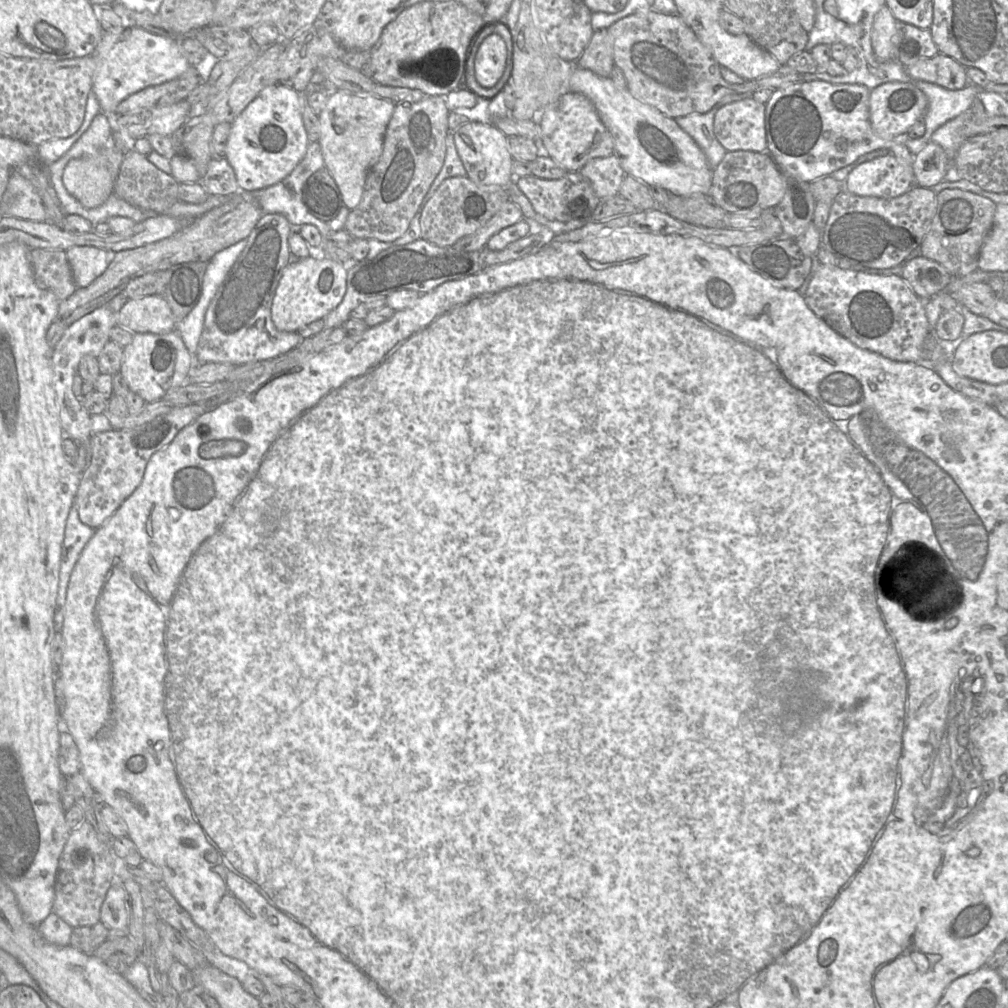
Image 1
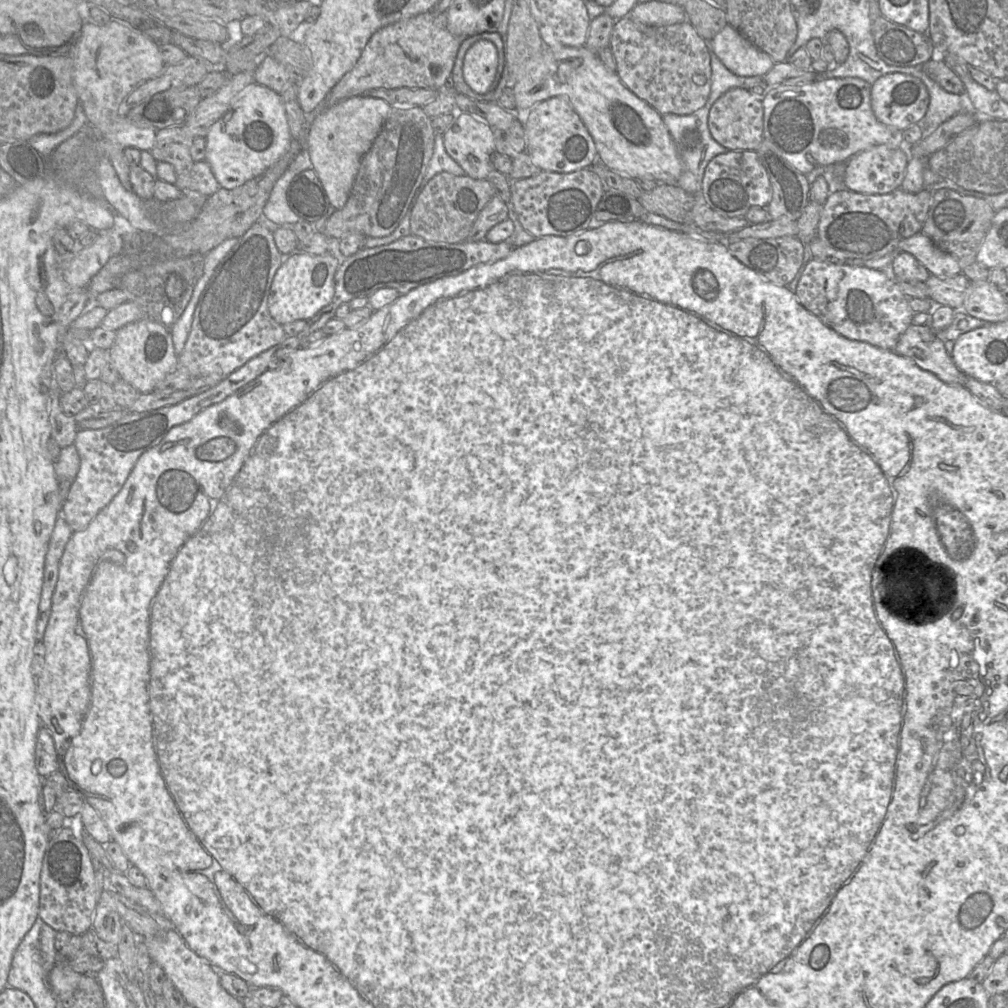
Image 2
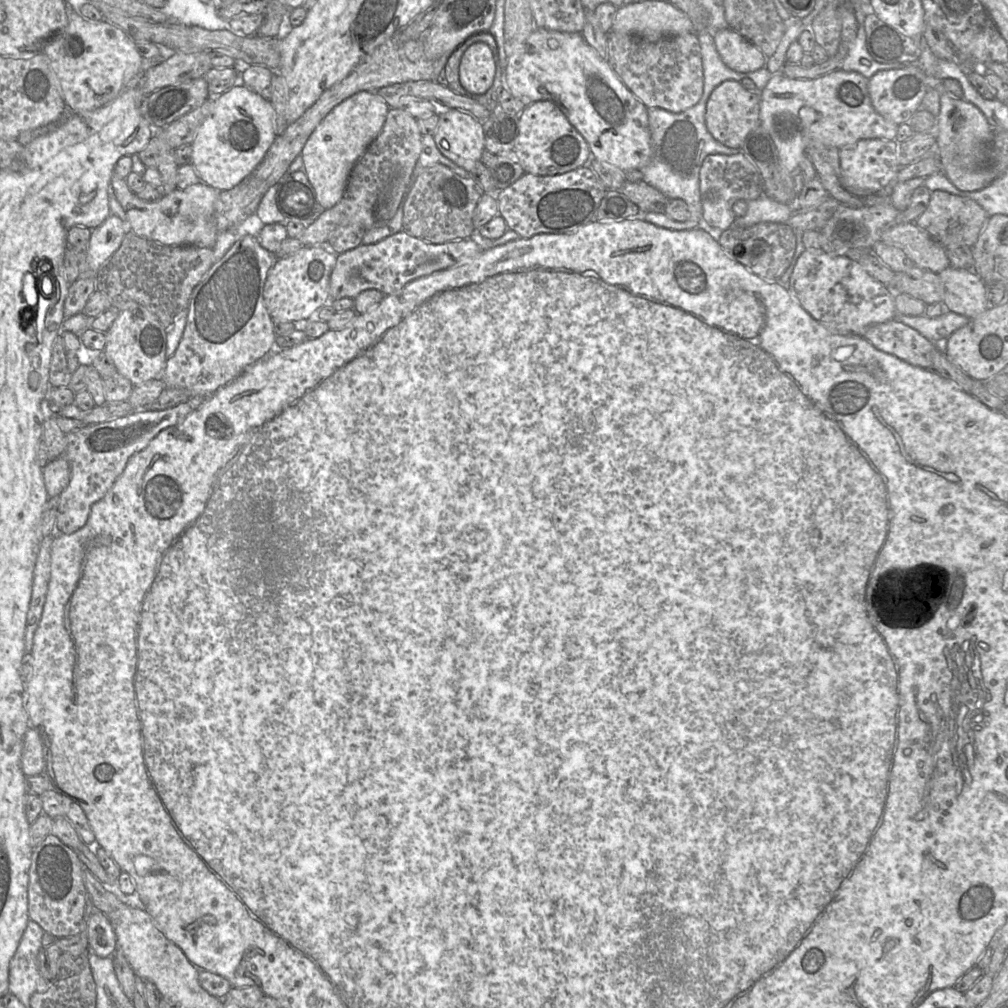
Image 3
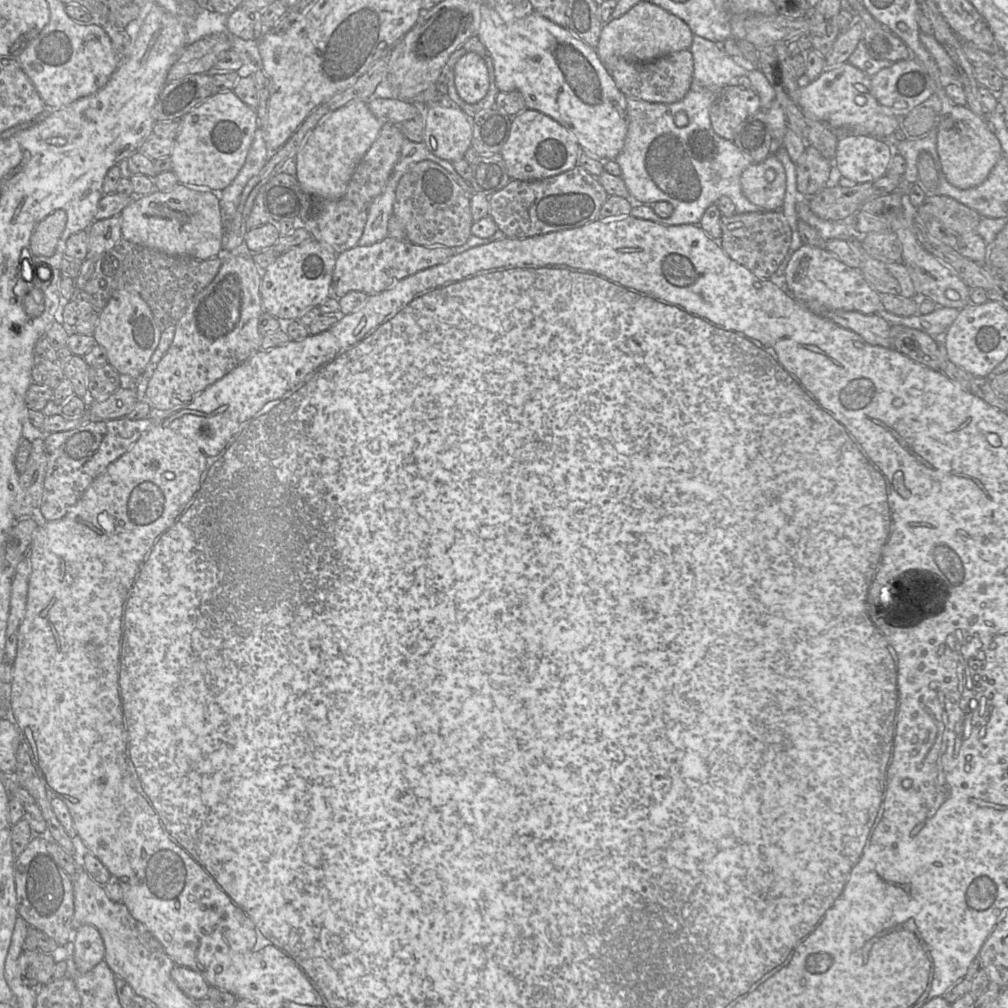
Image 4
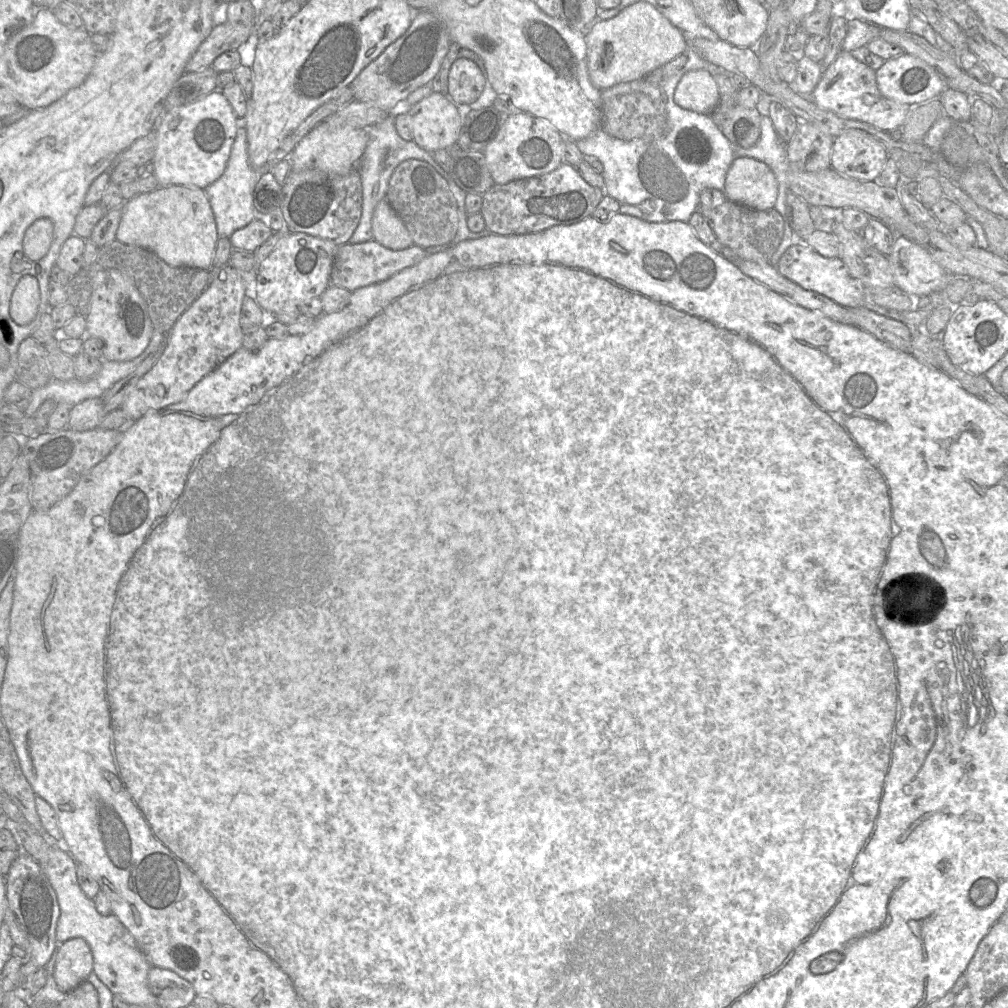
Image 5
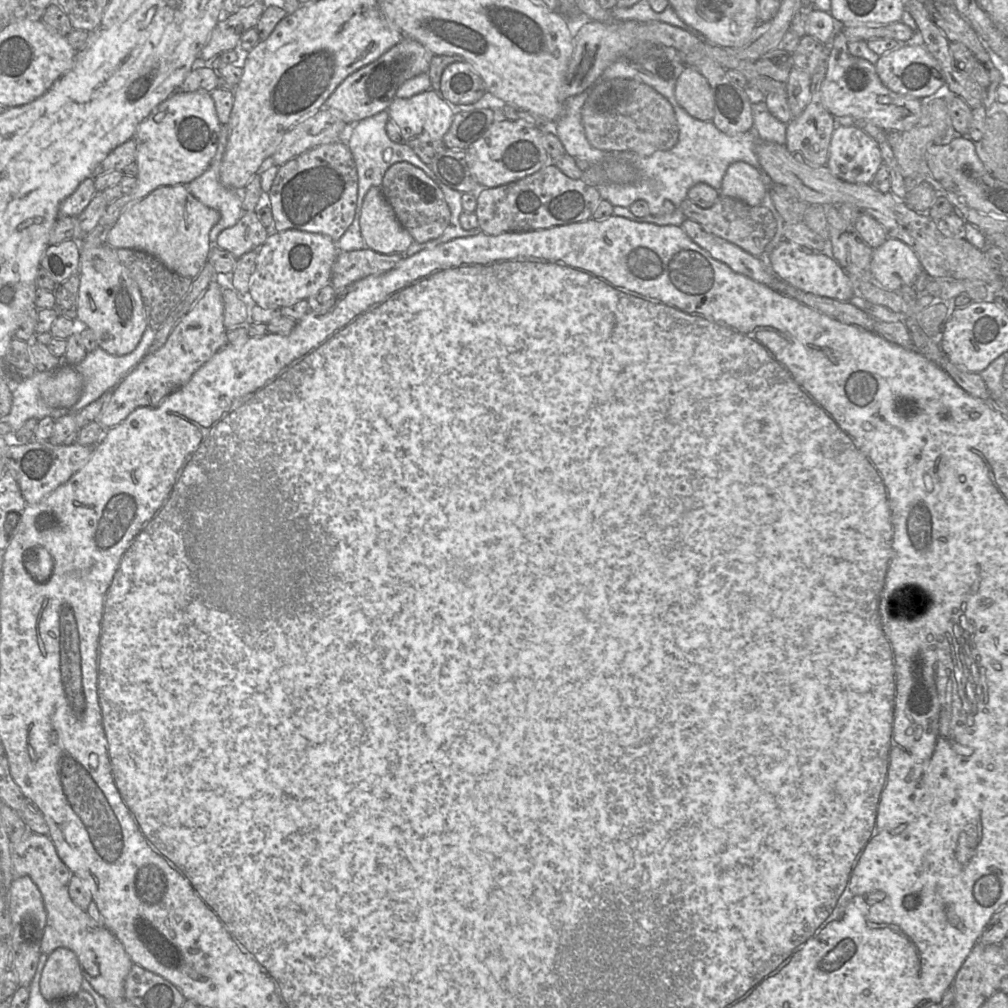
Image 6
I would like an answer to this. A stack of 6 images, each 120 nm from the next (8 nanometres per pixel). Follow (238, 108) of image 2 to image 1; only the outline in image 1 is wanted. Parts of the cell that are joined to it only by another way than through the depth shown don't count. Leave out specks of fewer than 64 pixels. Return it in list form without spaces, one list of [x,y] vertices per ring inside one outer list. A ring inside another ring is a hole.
[[[275,84],[264,88],[233,120],[225,159],[233,168],[241,191],[262,190],[283,180],[304,157],[308,145],[301,115],[301,95],[292,88]]]

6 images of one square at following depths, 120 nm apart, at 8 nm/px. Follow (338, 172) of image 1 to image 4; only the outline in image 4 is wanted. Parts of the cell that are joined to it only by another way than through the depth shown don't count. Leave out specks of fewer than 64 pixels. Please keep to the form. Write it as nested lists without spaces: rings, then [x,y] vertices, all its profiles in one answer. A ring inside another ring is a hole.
[[[367,101],[351,102],[322,118],[295,155],[295,177],[305,194],[331,201],[343,198],[356,167],[382,126],[369,110]]]

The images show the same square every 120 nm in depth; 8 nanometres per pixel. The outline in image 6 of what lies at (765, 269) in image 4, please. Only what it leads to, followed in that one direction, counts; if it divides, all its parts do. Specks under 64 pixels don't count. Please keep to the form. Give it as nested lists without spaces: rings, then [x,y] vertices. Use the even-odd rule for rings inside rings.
[[[720,195],[710,208],[701,208],[686,198],[681,203],[680,210],[687,219],[699,223],[709,233],[735,244],[756,257],[764,252],[776,233],[776,220],[769,209],[761,205],[750,206],[723,195]]]

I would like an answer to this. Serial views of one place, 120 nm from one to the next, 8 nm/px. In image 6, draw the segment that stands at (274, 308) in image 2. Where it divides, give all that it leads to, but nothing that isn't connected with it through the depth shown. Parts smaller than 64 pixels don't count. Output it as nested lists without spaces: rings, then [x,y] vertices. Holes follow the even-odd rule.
[[[298,230],[270,234],[257,250],[249,294],[262,308],[281,308],[306,300],[329,285],[332,265],[338,254],[330,237]]]

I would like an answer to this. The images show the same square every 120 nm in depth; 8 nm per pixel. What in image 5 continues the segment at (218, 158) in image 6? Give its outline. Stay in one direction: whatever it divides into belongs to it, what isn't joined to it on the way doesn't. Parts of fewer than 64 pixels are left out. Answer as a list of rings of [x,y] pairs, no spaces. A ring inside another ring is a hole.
[[[238,119],[238,129],[225,170],[220,178],[204,189],[214,215],[219,238],[229,238],[236,230],[255,219],[253,191],[261,175],[262,171],[254,169],[249,162],[244,120]]]

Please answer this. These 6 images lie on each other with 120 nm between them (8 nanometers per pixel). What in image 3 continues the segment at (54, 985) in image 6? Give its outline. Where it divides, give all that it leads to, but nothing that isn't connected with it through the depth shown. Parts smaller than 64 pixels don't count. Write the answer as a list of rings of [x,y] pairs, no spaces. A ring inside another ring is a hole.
[[[102,912],[91,913],[87,919],[89,951],[100,957],[112,957],[118,949],[113,925]]]

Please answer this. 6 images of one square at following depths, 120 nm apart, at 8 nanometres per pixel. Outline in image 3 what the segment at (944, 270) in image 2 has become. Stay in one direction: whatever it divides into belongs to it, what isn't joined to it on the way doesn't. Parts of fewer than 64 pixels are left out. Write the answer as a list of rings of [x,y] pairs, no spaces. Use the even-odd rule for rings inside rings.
[[[914,223],[893,226],[881,235],[881,241],[903,250],[914,265],[939,273],[950,266],[945,248]]]

